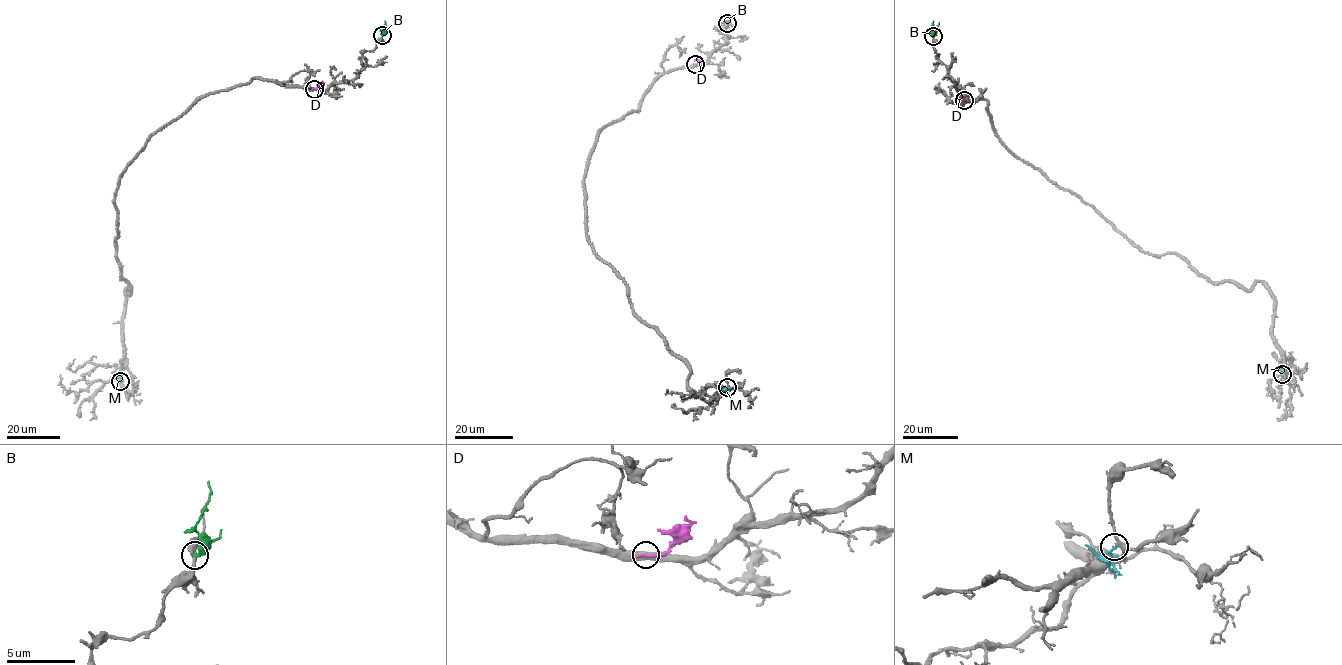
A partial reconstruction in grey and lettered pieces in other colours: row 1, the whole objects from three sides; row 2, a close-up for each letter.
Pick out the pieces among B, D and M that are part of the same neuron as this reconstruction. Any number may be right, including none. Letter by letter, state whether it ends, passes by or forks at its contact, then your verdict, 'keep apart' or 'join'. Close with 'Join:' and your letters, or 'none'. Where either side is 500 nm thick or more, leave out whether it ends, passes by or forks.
B: it ends there; keep apart
D: it ends there; keep apart
M: it ends there; keep apart
Join: none

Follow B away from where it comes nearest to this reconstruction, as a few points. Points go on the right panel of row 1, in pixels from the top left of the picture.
B: (933, 36), (933, 21)

